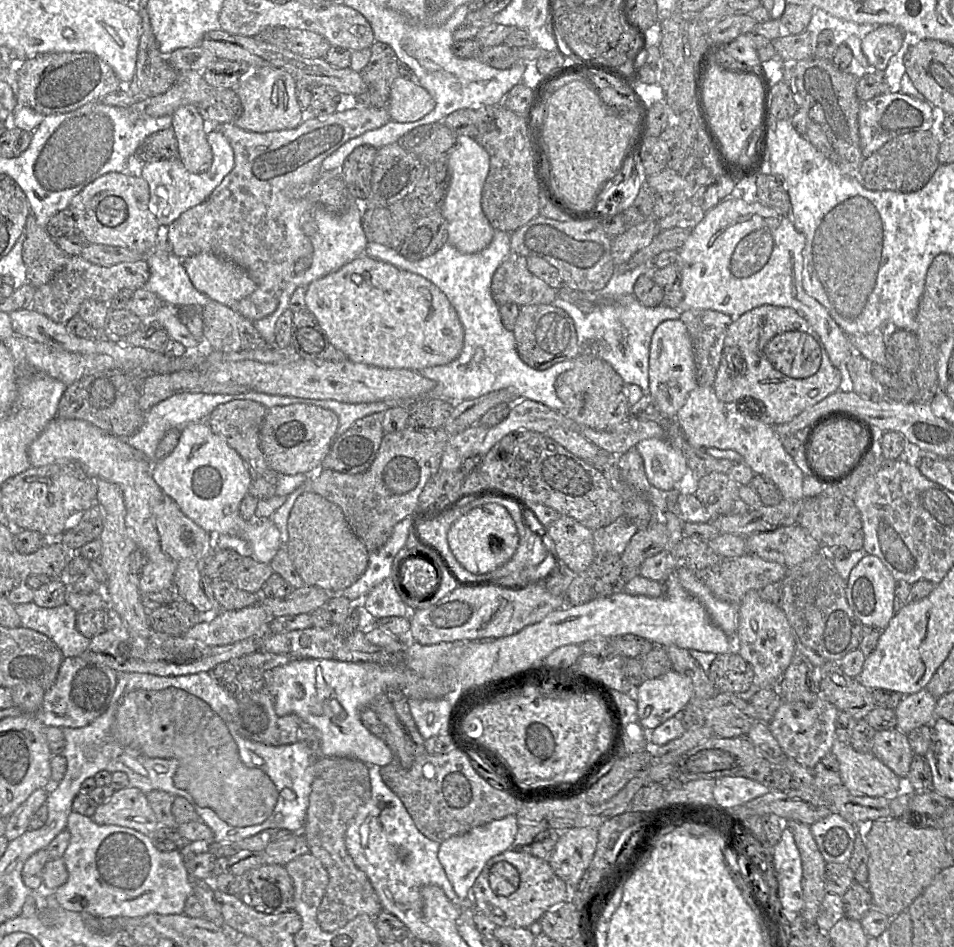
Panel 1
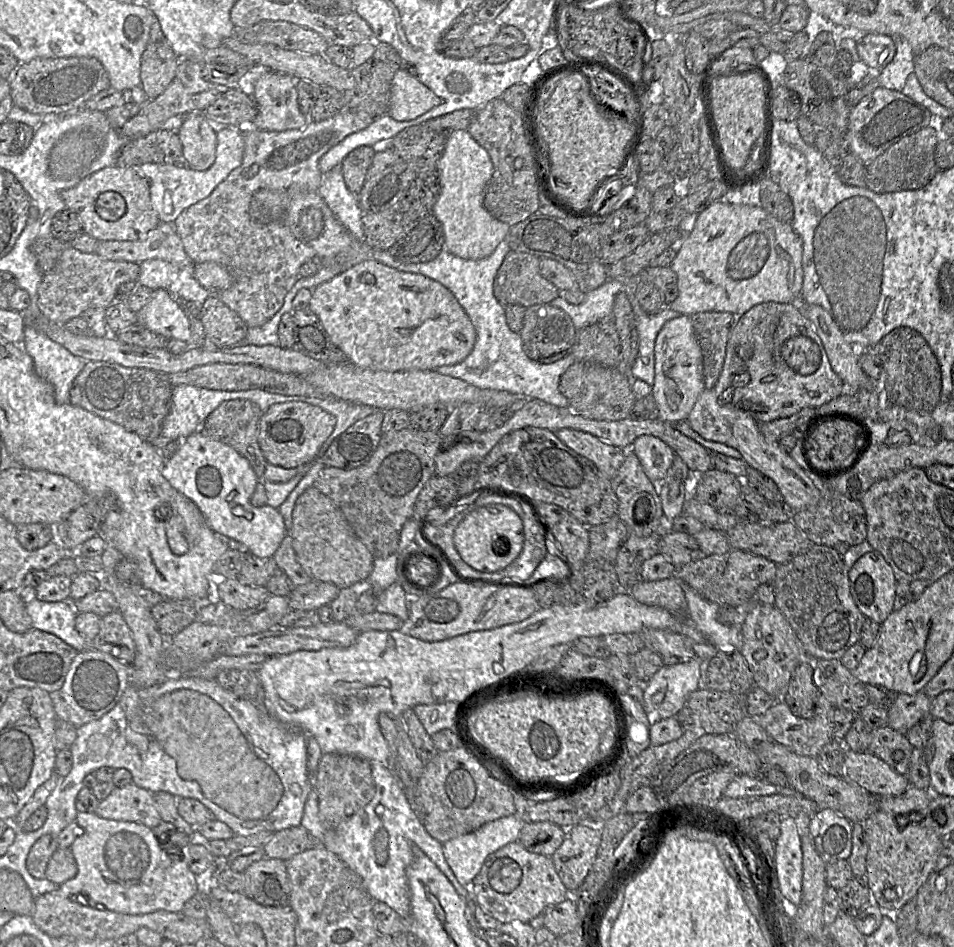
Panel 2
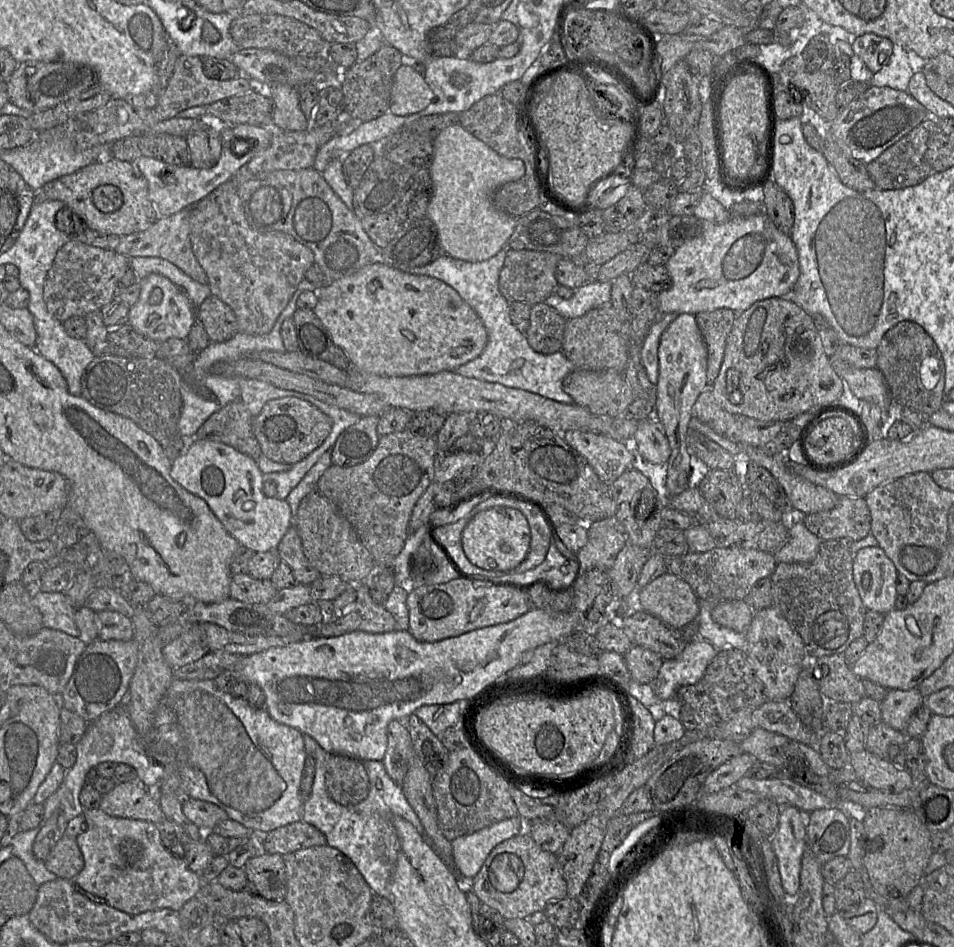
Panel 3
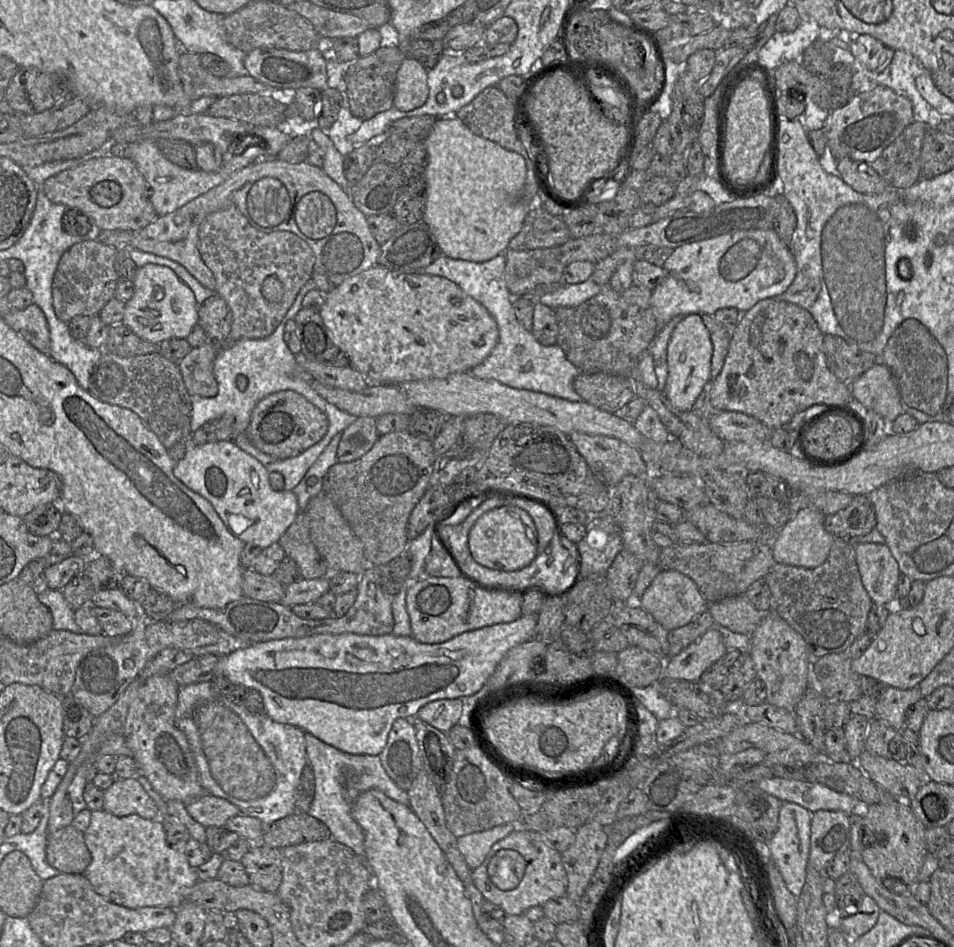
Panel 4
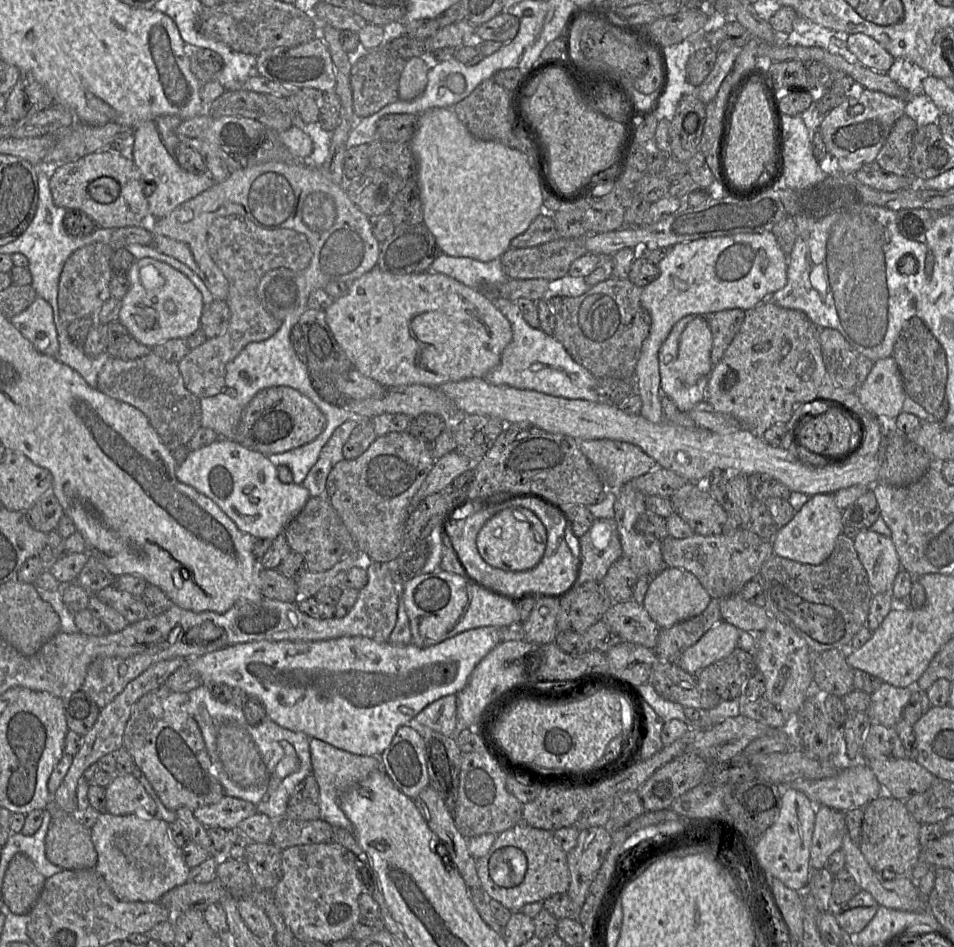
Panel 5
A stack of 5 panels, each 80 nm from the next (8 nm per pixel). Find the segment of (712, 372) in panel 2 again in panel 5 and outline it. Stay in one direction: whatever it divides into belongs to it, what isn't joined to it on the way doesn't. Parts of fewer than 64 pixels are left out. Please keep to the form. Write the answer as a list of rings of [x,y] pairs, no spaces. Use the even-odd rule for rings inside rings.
[[[739,308],[722,310],[709,316],[702,316],[707,318],[707,322],[712,333],[712,350],[711,350],[712,367],[718,364],[718,362],[721,360],[725,350],[728,348],[734,336],[740,329],[740,326],[742,325],[745,316],[746,312]]]

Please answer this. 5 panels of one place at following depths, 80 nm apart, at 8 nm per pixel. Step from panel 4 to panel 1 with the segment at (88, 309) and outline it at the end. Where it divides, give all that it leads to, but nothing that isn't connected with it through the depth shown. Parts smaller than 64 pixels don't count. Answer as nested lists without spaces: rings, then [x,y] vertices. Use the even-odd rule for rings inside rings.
[[[80,255],[70,256],[67,264],[49,282],[36,288],[31,308],[57,323],[65,324],[78,314],[85,300],[108,304],[122,289],[135,291],[143,288],[149,277],[150,269],[145,259],[104,267],[93,264]]]

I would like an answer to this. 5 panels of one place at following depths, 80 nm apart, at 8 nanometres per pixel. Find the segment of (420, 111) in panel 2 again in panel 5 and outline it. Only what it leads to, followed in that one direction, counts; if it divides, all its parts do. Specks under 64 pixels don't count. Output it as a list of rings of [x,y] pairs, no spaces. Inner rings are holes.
[[[413,57],[405,61],[399,79],[398,98],[402,101],[412,101],[424,92],[432,62],[427,57]]]

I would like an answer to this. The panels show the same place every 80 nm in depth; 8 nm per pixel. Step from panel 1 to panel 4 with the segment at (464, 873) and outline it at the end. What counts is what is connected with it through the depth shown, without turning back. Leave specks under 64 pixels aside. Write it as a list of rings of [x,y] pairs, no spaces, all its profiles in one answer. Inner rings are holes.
[[[506,823],[482,832],[472,833],[458,838],[457,847],[466,864],[473,871],[483,863],[491,847],[496,842],[518,827],[518,824]]]

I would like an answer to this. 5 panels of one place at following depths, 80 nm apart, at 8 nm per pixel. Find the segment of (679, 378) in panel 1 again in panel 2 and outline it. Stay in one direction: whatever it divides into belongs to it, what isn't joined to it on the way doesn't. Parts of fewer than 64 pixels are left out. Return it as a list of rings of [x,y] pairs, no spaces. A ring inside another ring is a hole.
[[[688,315],[667,321],[655,340],[655,380],[652,396],[658,407],[658,419],[673,425],[687,420],[704,391],[703,355]]]

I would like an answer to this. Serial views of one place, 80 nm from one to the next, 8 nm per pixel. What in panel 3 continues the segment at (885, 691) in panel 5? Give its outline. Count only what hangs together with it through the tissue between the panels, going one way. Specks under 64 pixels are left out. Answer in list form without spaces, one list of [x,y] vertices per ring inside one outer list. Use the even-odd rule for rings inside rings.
[[[918,688],[908,691],[889,690],[880,702],[882,721],[897,731],[904,732],[916,709],[925,704],[925,698]]]

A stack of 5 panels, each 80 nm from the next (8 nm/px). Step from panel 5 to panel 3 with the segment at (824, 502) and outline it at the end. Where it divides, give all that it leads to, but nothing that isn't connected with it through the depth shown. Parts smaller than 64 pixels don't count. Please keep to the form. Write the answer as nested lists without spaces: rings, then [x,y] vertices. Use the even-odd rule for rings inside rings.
[[[800,518],[790,521],[788,534],[785,545],[773,554],[776,561],[778,563],[809,563],[813,561],[819,551],[821,539],[811,533]]]

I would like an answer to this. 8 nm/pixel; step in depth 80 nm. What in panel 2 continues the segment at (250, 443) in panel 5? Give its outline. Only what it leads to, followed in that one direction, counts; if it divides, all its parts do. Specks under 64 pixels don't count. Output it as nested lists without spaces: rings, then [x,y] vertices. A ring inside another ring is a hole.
[[[296,401],[276,403],[262,413],[258,443],[268,464],[288,469],[311,465],[335,425],[336,417],[318,406]]]

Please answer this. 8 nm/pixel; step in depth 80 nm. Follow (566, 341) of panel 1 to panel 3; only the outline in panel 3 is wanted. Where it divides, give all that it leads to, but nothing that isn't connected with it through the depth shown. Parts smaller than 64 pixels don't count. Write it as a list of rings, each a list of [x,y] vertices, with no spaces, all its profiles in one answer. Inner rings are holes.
[[[545,303],[531,307],[530,324],[525,337],[530,347],[542,355],[551,355],[562,350],[567,320]]]

